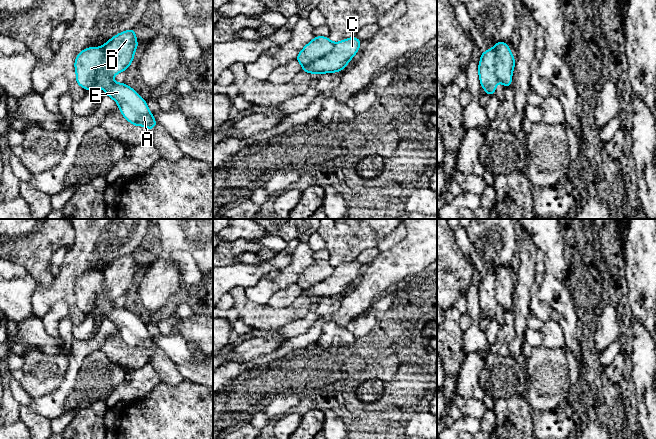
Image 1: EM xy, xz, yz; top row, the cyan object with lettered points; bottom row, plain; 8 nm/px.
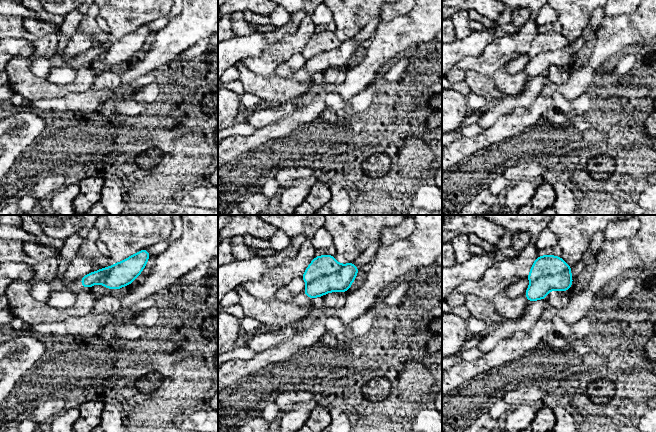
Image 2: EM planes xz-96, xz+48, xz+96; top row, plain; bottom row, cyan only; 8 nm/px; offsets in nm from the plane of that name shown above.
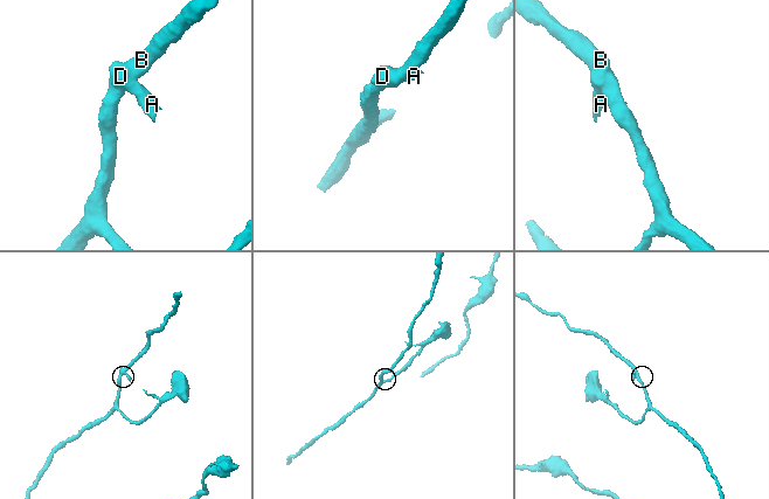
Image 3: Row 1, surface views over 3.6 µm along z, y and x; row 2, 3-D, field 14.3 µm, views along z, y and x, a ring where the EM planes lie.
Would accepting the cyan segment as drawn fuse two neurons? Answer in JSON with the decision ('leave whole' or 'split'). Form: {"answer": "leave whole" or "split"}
{"answer": "split"}

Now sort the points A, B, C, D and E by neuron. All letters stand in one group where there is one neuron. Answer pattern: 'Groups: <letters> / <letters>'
Groups: A D E / B C

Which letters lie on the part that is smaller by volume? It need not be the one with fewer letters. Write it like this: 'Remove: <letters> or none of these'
Remove: A, D, E

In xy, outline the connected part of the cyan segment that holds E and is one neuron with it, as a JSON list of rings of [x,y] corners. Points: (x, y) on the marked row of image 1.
[[[102,47],[84,48],[75,59],[76,83],[84,89],[103,88],[108,97],[116,101],[123,117],[135,126],[151,130],[157,125],[146,101],[125,83],[115,83],[104,68]]]

